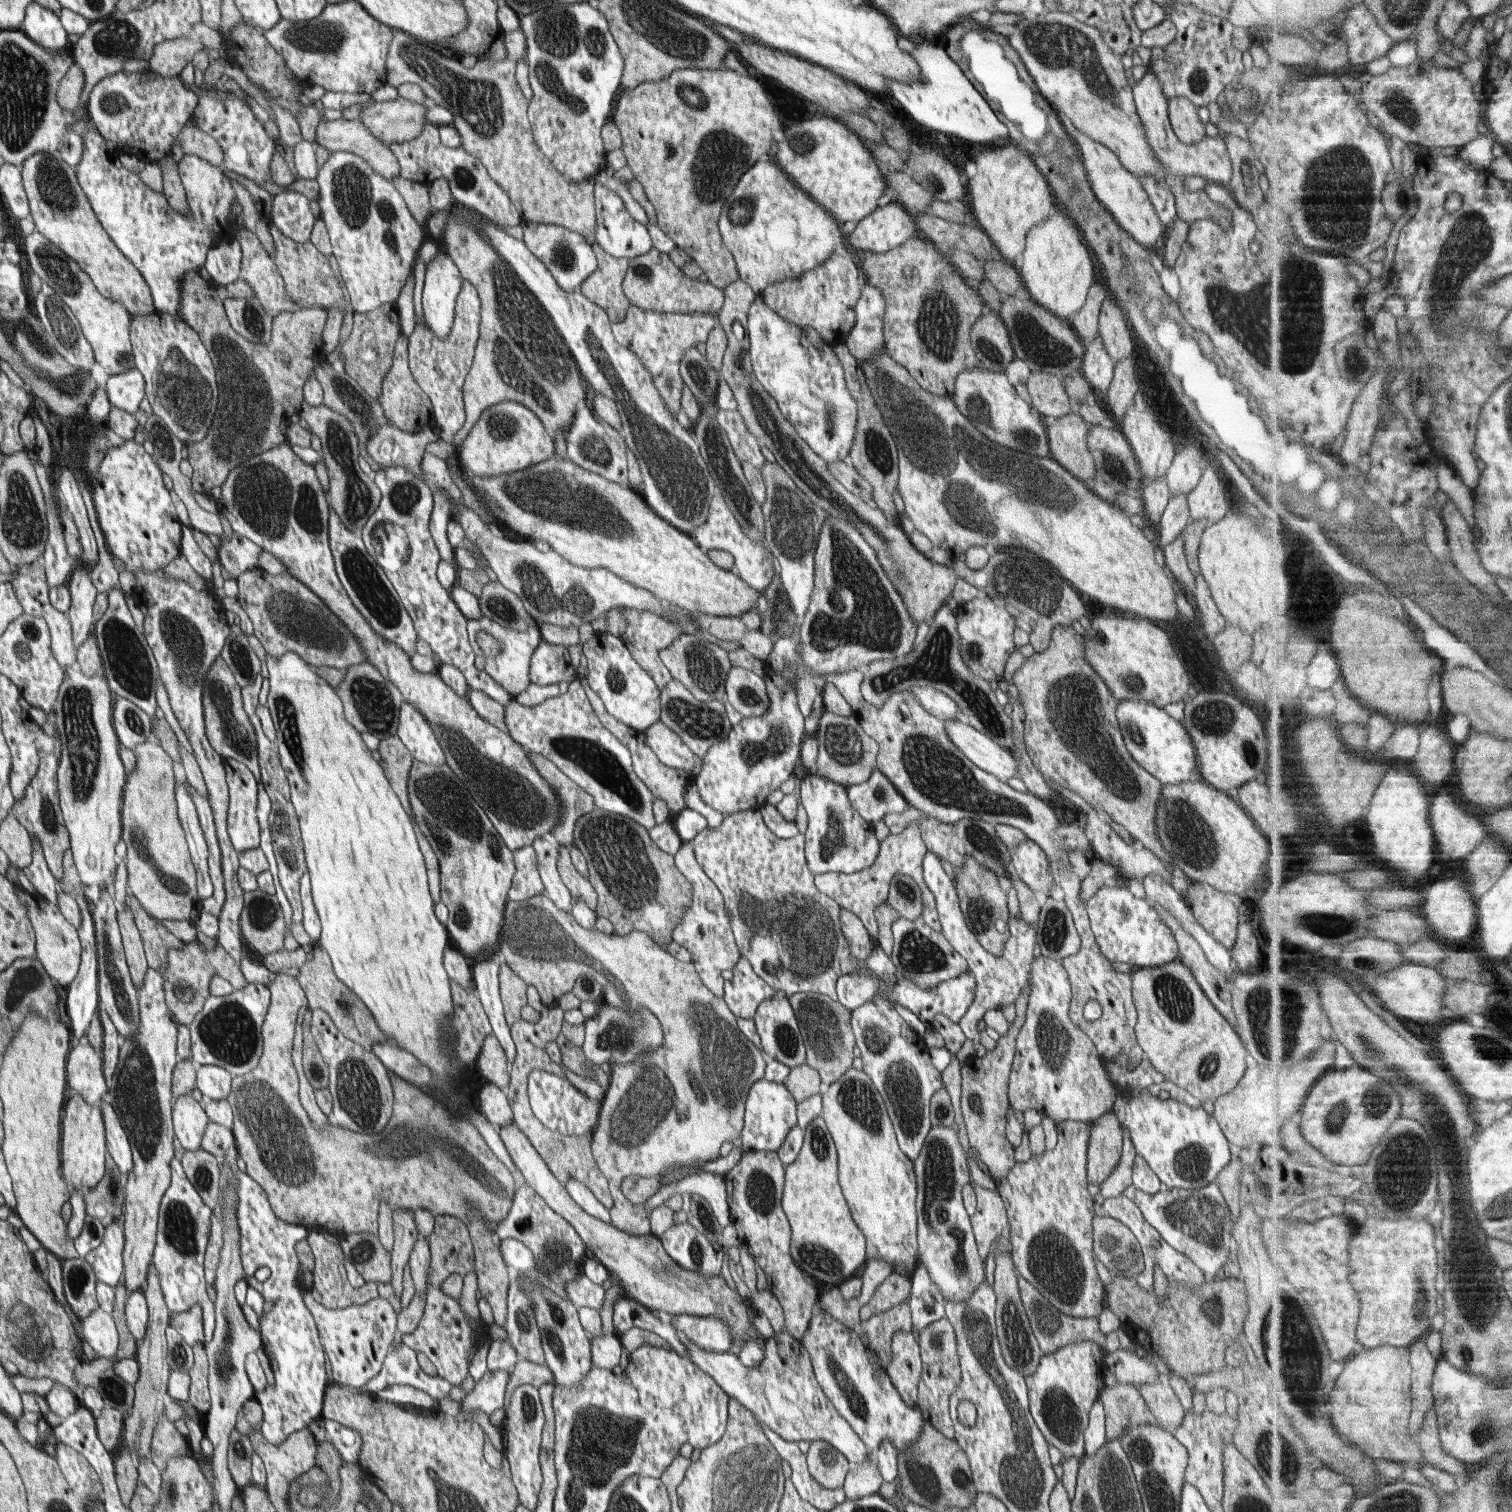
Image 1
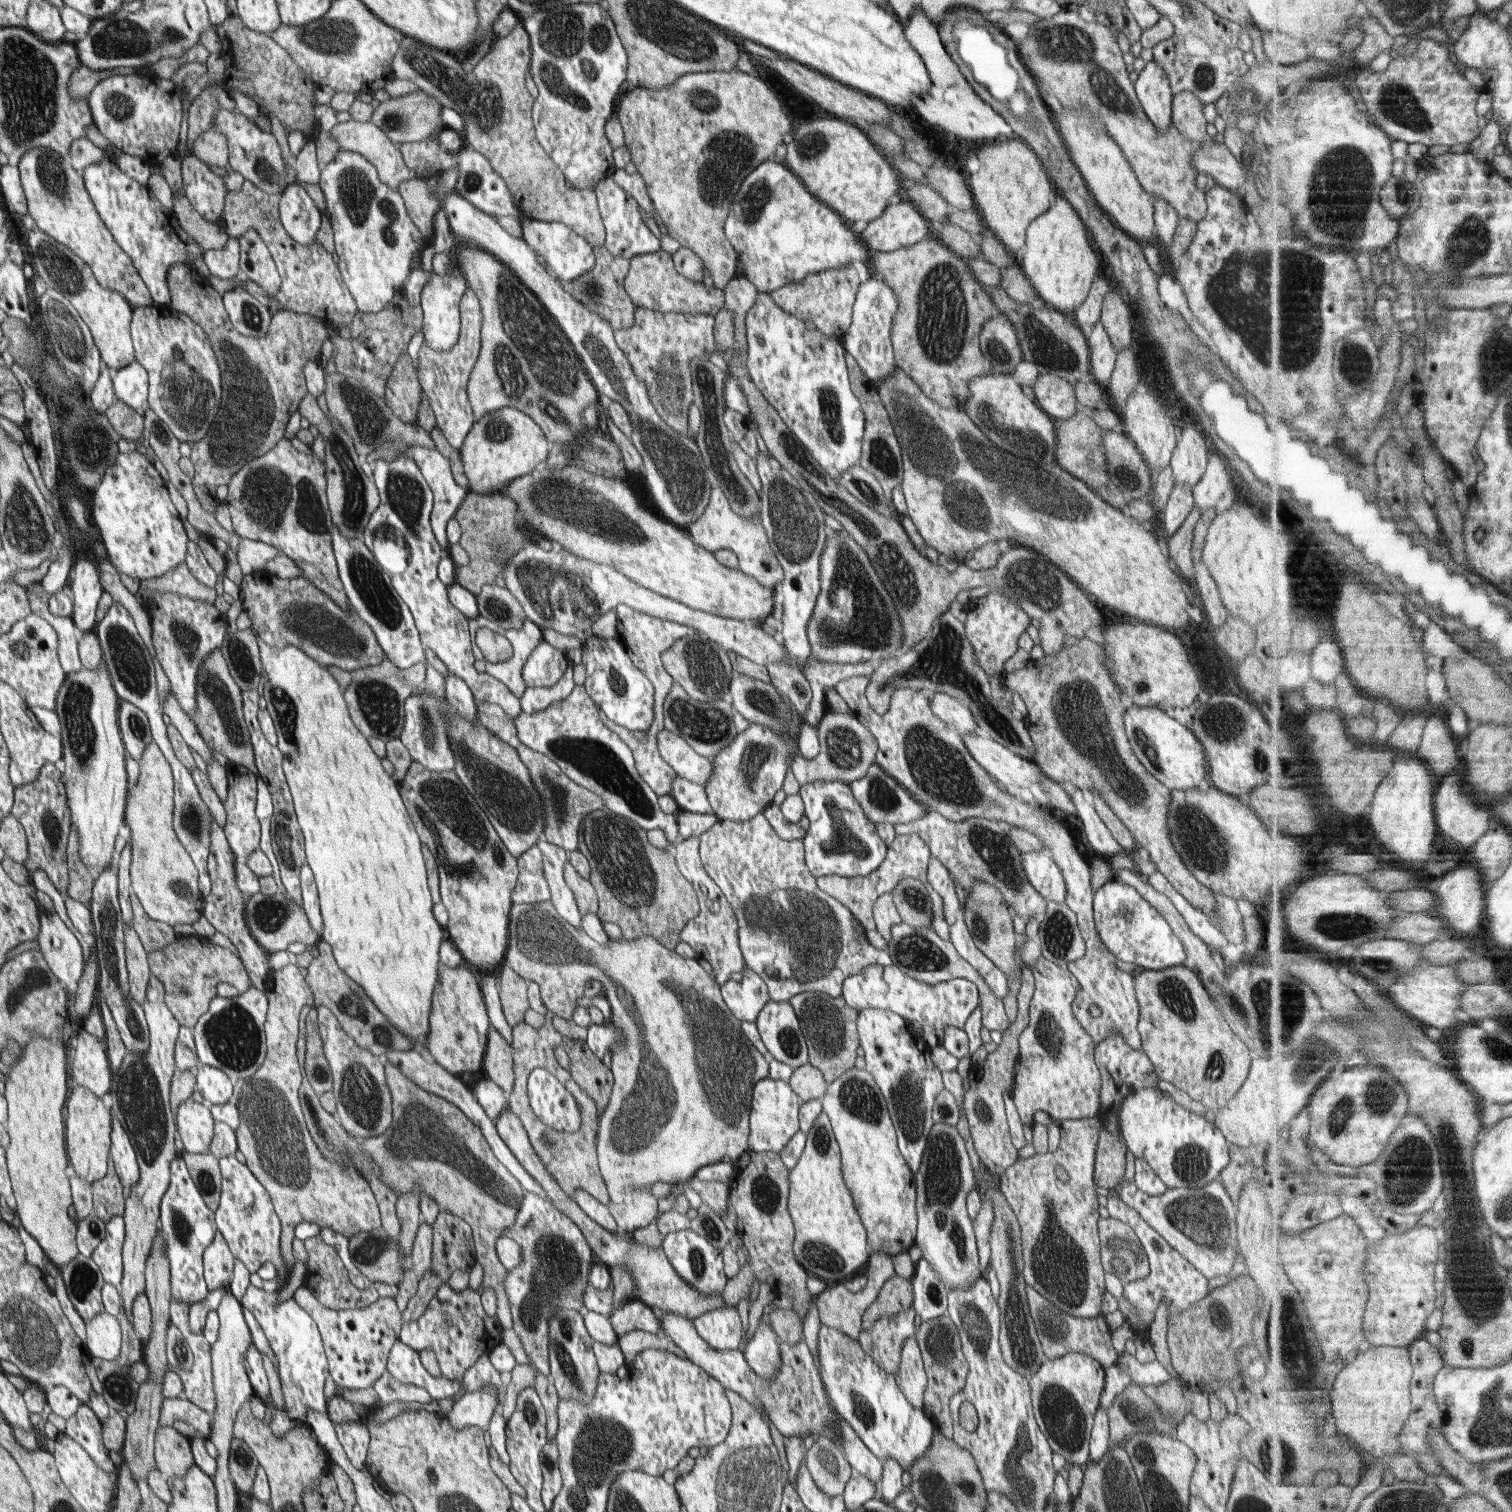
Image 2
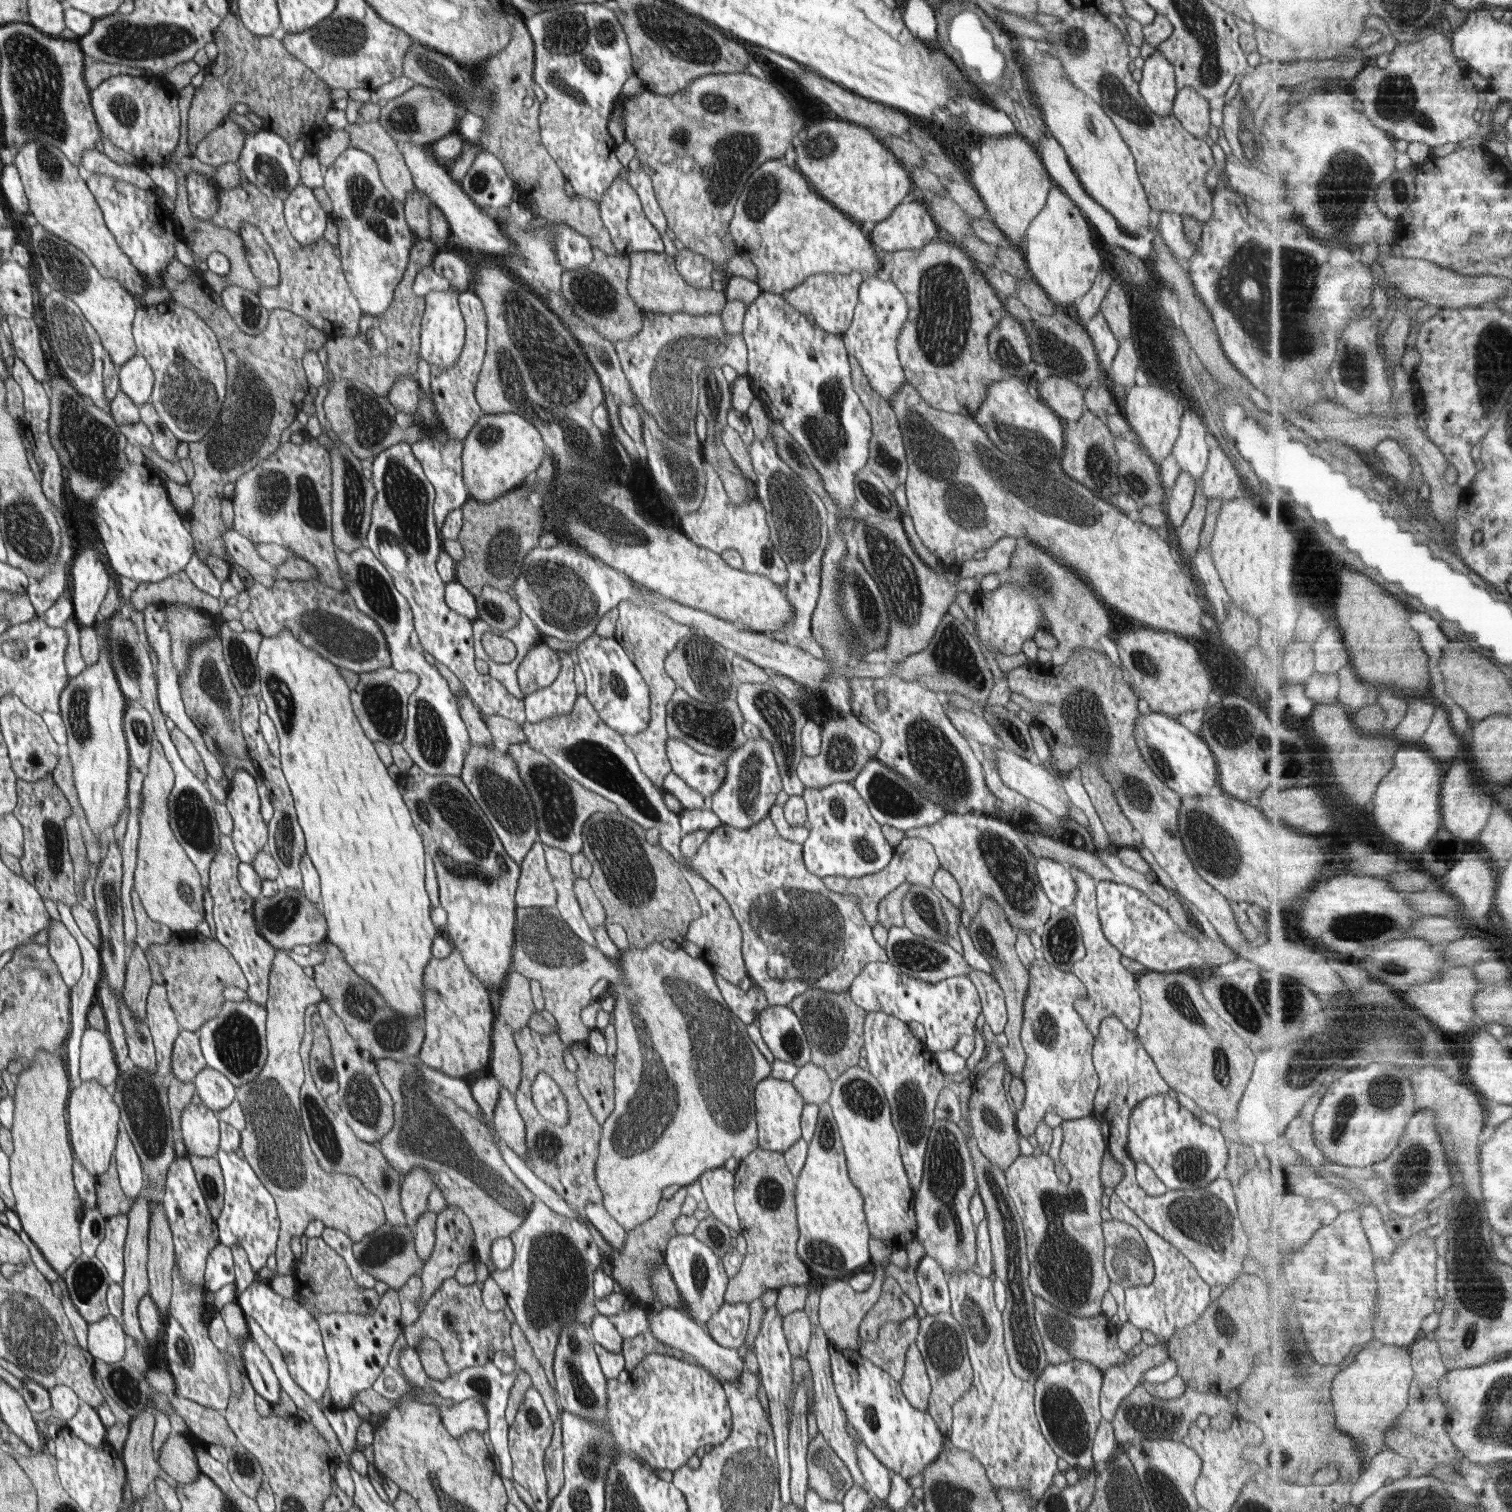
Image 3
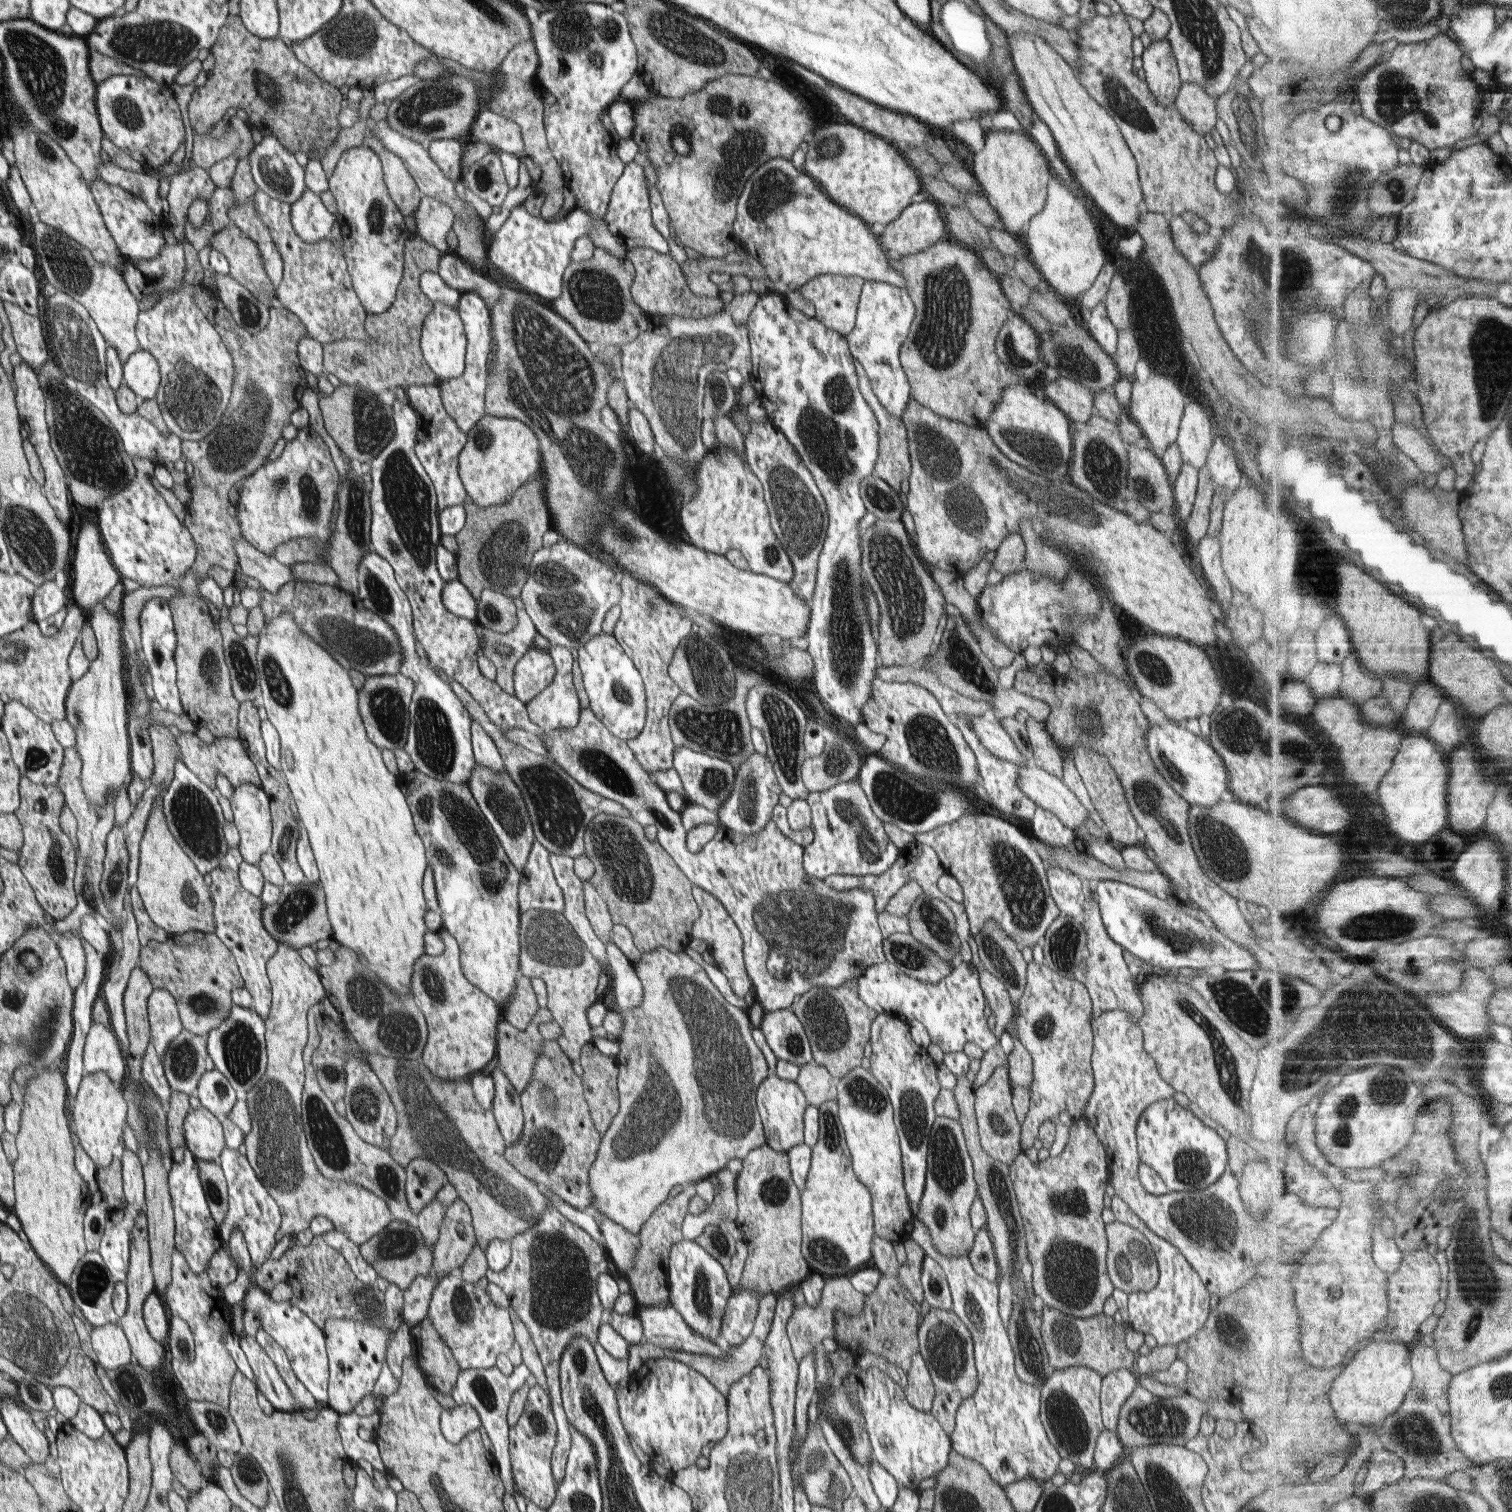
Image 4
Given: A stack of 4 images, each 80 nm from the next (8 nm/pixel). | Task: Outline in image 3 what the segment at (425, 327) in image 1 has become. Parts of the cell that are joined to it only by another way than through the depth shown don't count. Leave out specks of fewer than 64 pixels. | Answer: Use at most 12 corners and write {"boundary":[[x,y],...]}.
{"boundary":[[460,293],[465,341],[451,368],[431,366],[433,402],[448,437],[461,441],[484,414],[476,383],[487,318]]}

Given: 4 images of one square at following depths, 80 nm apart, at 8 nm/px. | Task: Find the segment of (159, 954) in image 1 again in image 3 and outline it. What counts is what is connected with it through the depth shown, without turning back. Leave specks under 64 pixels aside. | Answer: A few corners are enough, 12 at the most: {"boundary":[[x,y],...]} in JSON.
{"boundary":[[131,894],[137,922],[137,944],[147,951],[163,945],[174,932],[154,922],[143,908],[139,894]]}

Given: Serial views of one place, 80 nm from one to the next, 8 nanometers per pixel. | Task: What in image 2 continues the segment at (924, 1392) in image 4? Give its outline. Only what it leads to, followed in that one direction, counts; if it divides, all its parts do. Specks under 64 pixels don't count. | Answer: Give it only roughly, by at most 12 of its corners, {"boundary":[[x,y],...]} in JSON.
{"boundary":[[915,1337],[903,1342],[897,1386],[922,1408],[928,1379]]}

